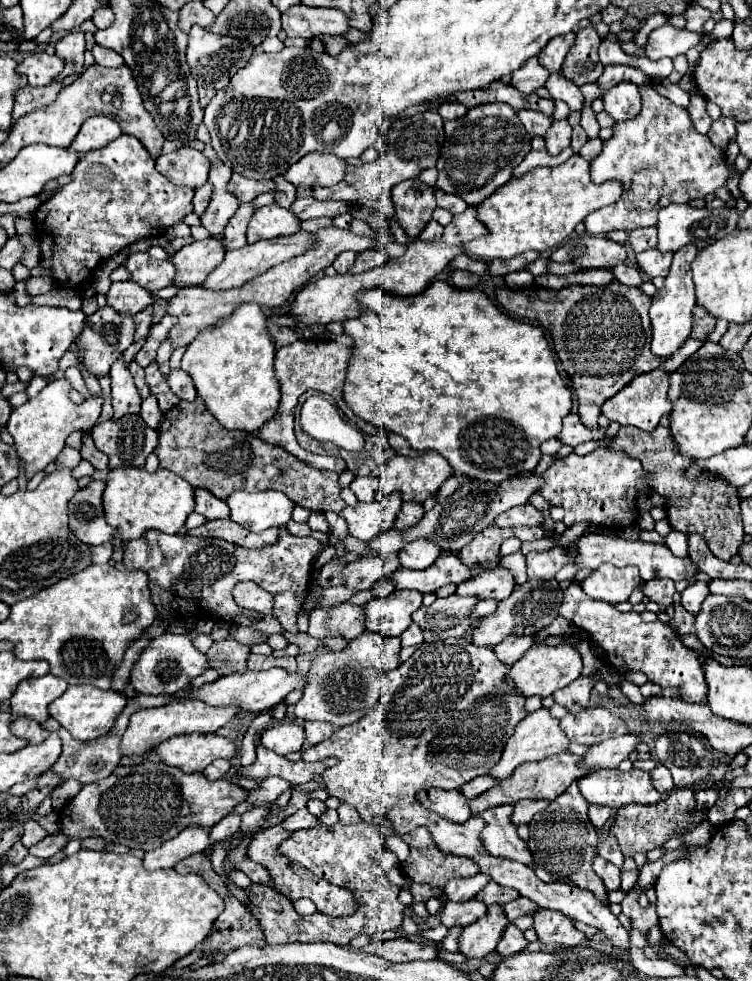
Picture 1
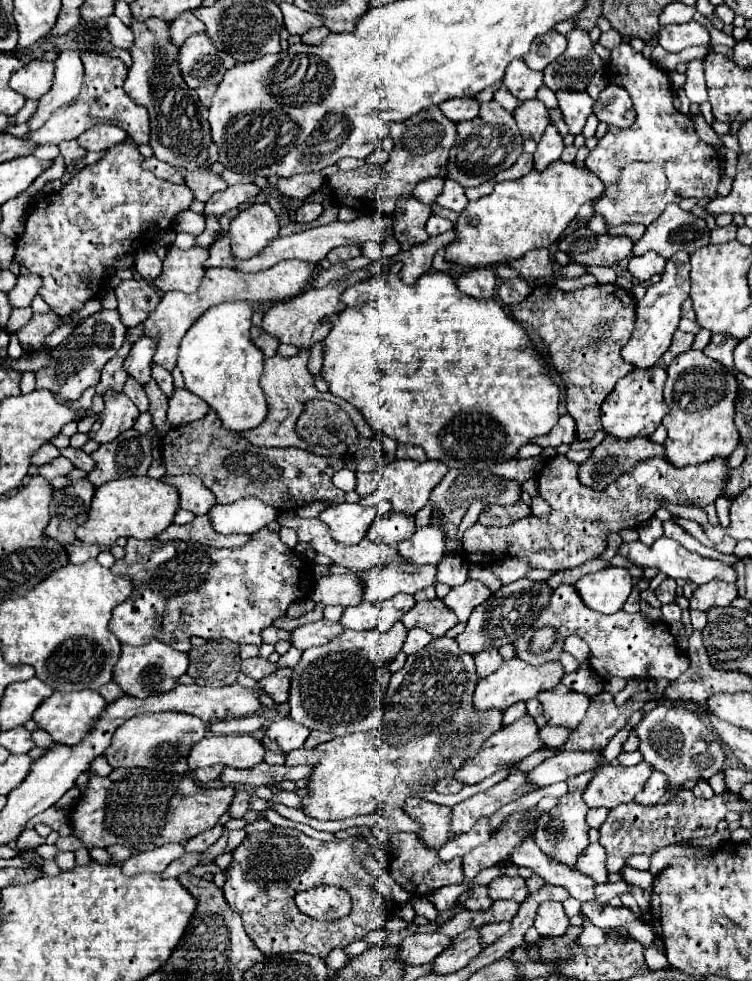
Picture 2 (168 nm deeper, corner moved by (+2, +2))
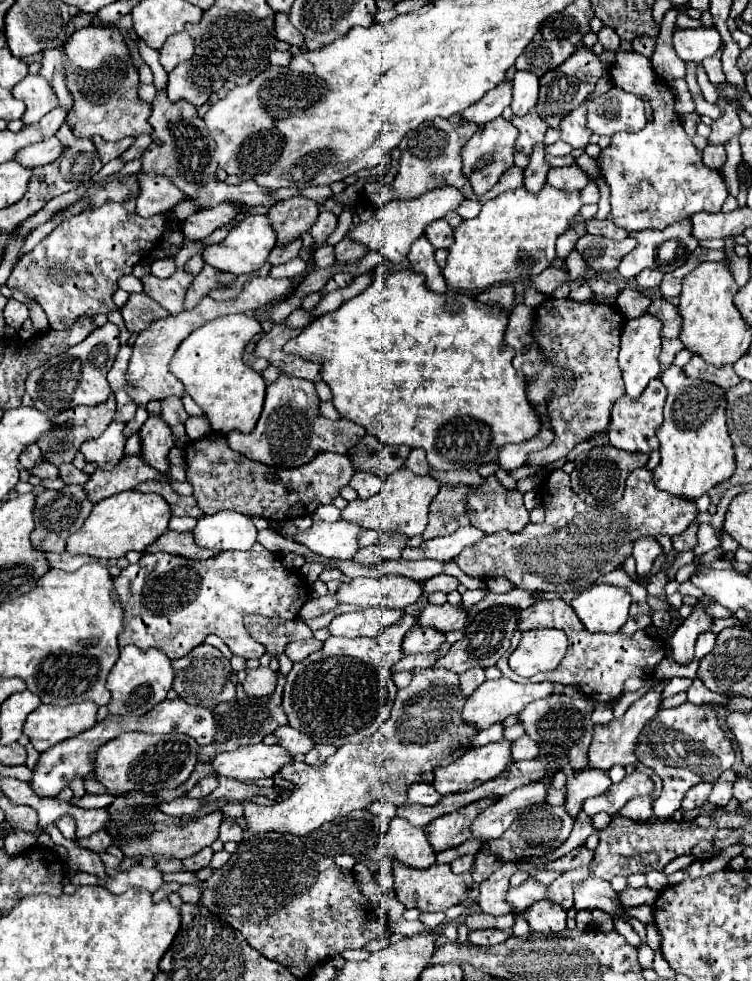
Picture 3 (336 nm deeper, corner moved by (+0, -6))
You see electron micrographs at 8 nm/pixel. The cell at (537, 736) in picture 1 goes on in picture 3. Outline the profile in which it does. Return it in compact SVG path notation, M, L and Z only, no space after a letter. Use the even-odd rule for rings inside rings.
M510 740L470 748L456 762L434 770L434 788L442 796L474 790L480 784L496 778L512 760Z

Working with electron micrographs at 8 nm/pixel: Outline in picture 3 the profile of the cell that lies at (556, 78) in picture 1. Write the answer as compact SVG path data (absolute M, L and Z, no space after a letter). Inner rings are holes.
M586 102L562 118L560 130L562 130L562 140L568 142L572 148L588 146L592 132L586 128Z

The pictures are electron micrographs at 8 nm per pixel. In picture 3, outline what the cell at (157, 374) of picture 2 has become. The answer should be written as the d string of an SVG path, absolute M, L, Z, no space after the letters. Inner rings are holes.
M168 396L166 400L162 400L162 418L172 428L174 436L178 440L178 446L182 446L188 440L186 432L184 432L184 422L186 422L188 414L178 396Z

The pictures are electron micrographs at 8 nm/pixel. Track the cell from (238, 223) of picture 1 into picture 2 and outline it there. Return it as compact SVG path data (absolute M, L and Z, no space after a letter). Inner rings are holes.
M226 234L210 246L210 256L204 262L204 268L236 268L236 262L230 254L230 240Z

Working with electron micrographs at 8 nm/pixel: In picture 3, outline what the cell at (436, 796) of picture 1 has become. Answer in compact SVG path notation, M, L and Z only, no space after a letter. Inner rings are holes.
M392 818L388 832L376 844L372 856L378 860L390 856L414 868L428 868L436 862L436 852L430 848L430 840L422 826L410 824L406 818Z

